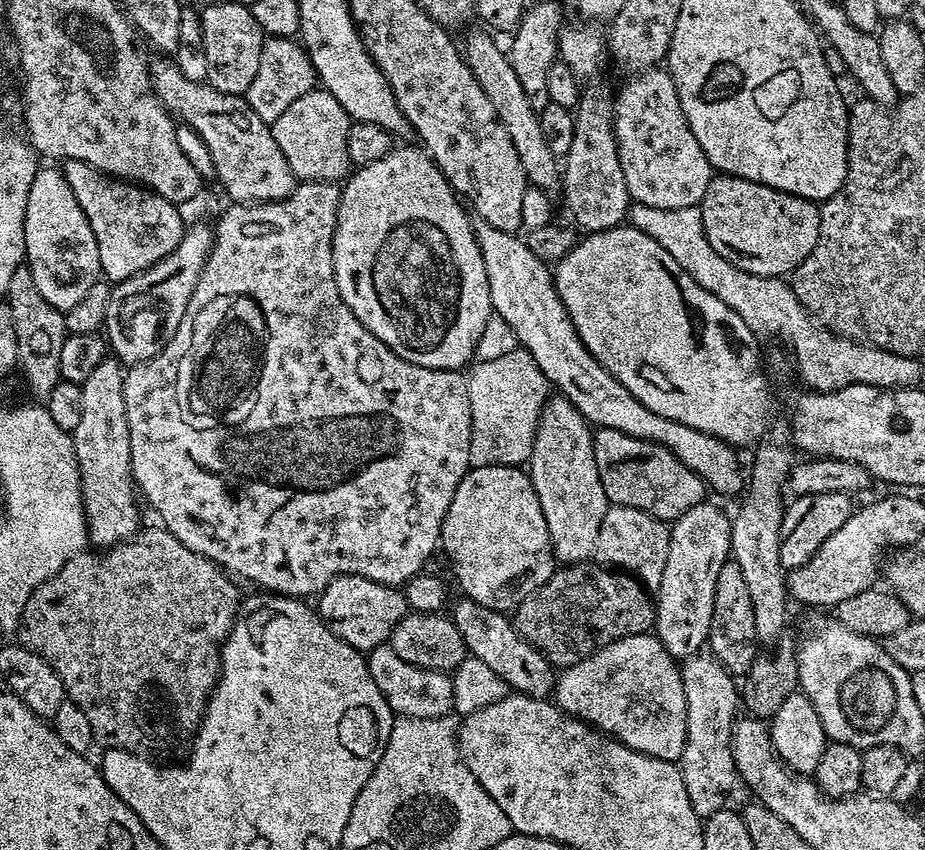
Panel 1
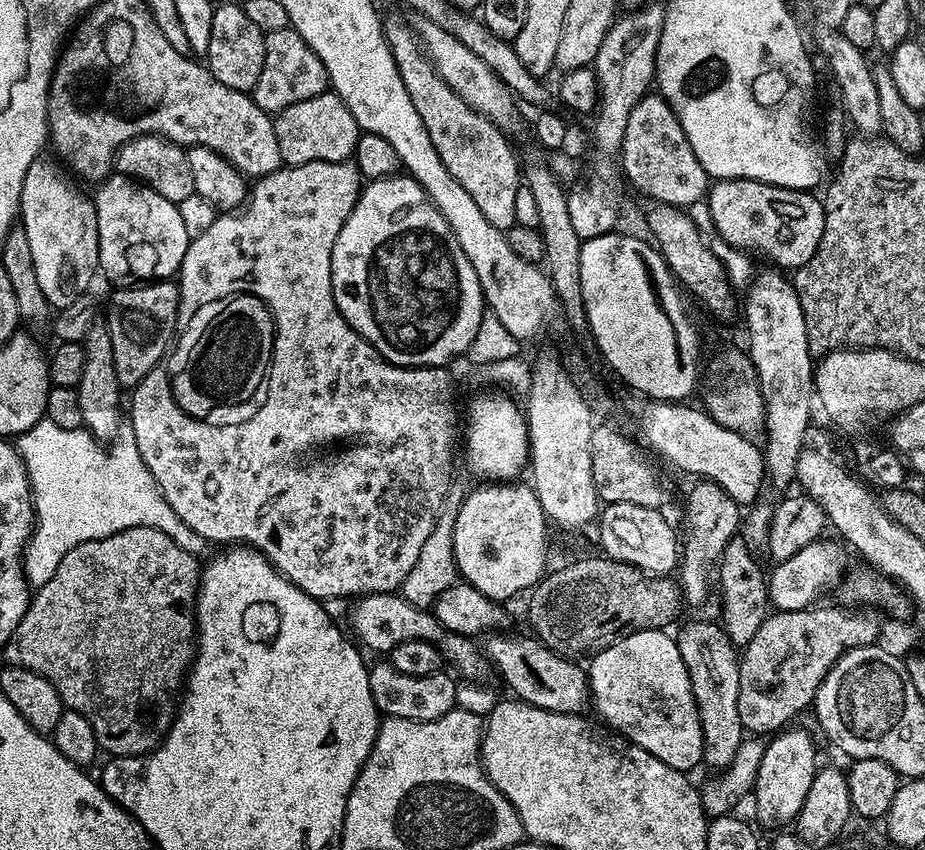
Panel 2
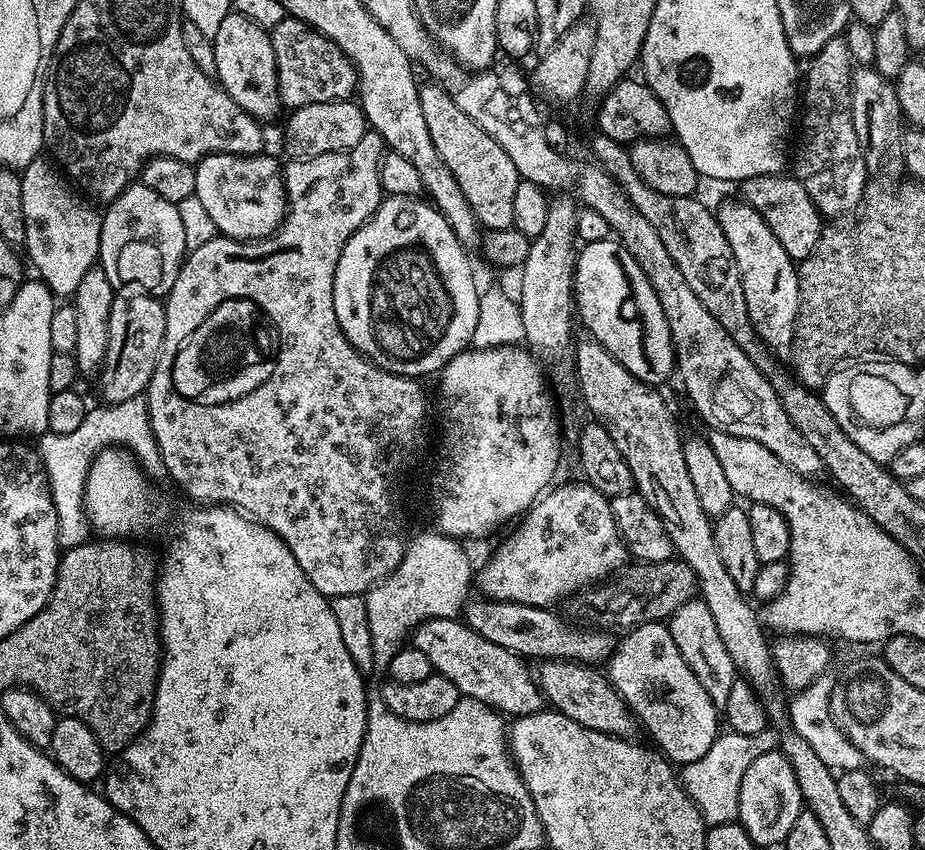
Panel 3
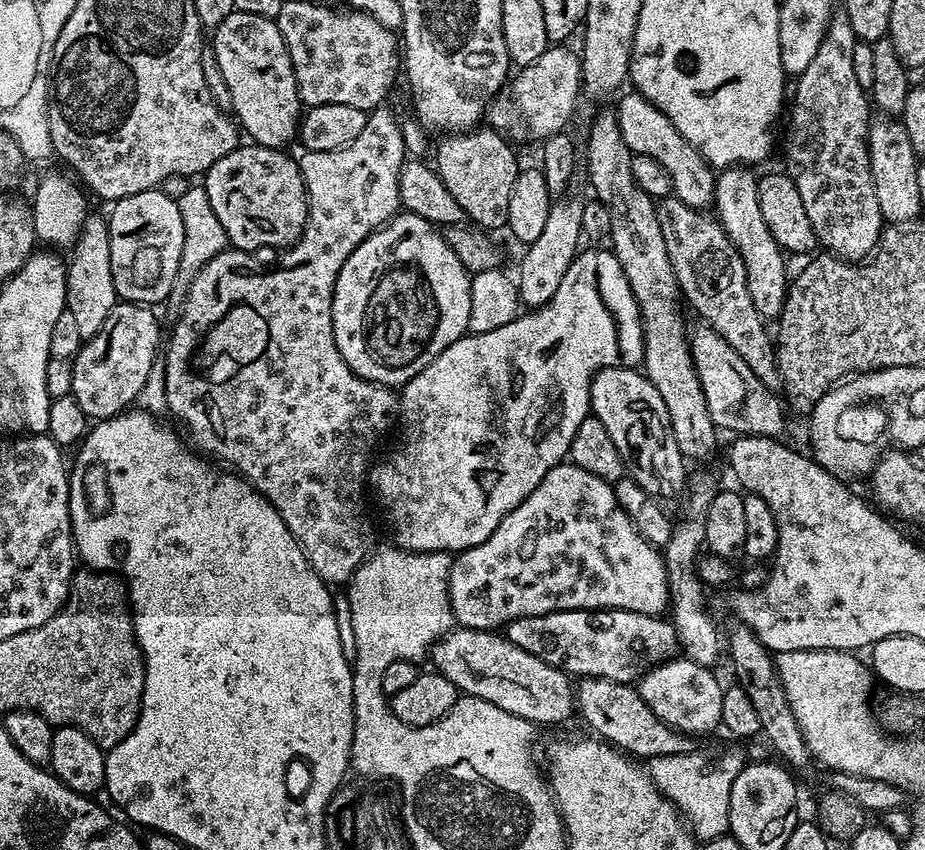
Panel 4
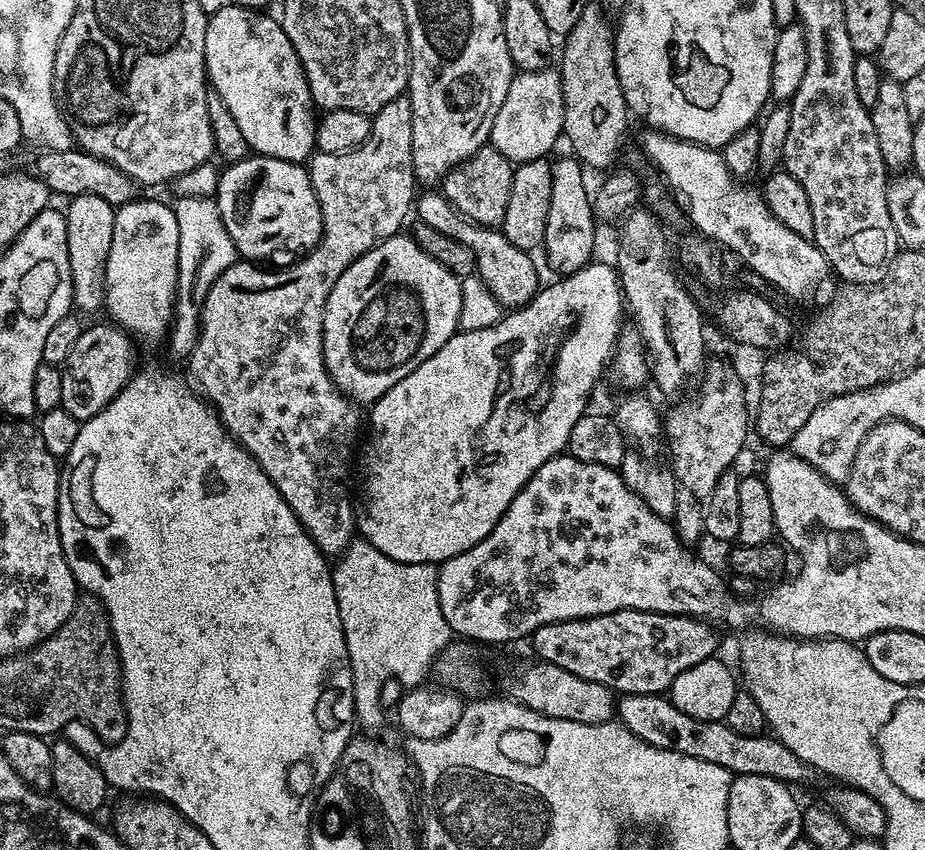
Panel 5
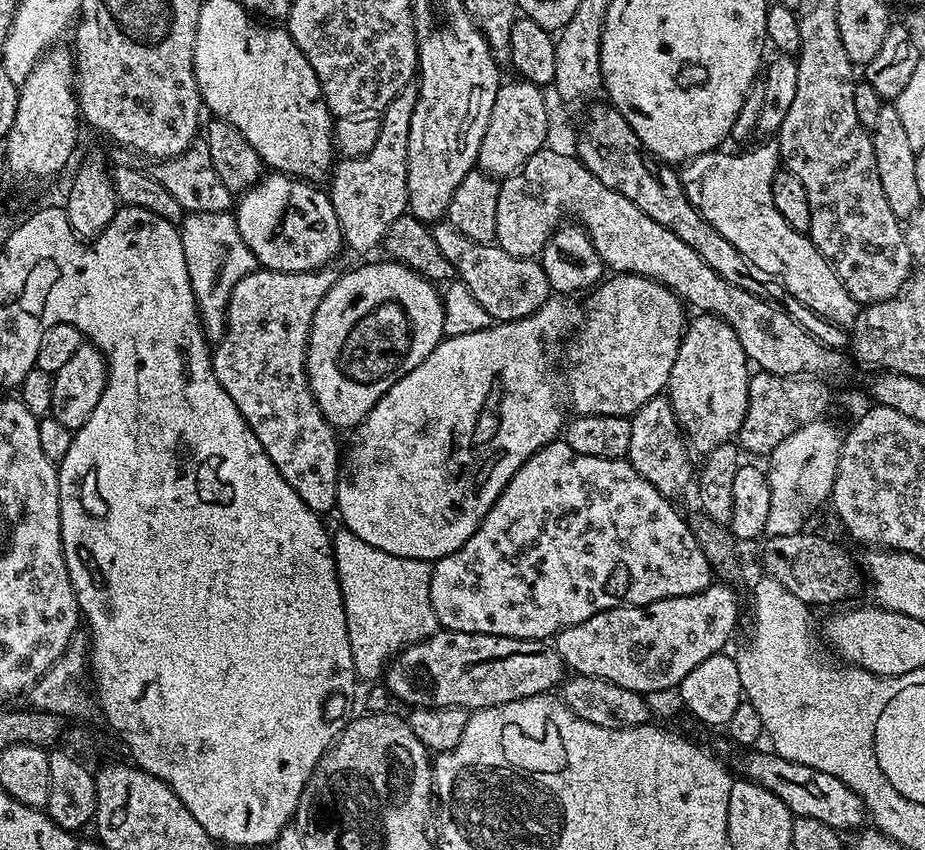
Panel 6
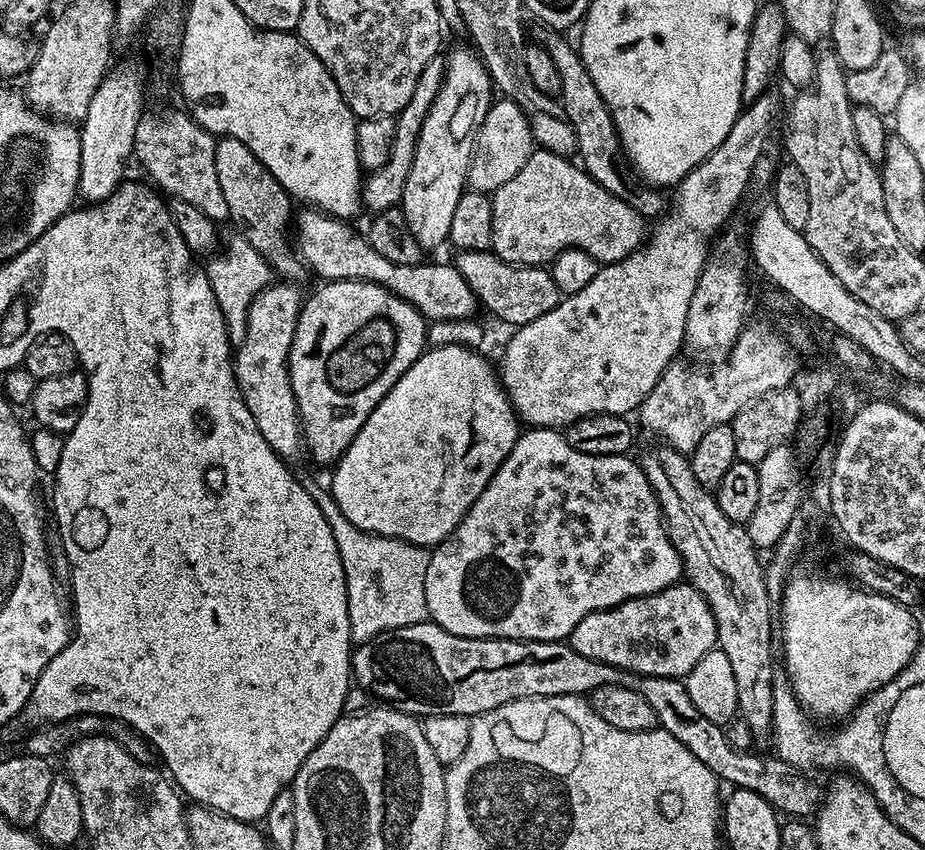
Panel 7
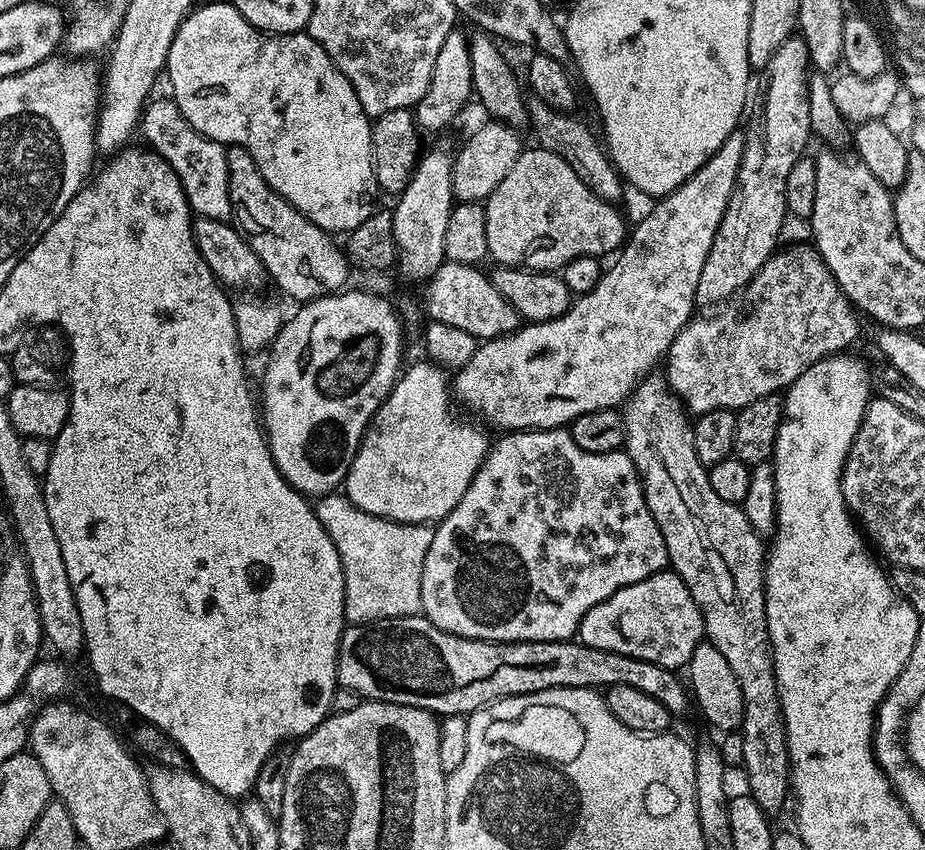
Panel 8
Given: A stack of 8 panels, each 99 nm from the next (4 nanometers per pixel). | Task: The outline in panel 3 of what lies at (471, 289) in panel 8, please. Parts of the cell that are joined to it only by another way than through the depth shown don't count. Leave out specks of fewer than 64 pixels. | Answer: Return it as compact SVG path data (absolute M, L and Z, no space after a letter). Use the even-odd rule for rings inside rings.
M215 152L195 165L196 197L210 213L217 233L232 240L263 240L272 235L288 213L281 161L269 154L231 156Z

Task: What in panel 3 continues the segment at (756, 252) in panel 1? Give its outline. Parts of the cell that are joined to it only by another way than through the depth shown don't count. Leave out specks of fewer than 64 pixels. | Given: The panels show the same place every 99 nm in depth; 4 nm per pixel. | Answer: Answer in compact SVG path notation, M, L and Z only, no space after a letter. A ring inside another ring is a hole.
M795 175L755 176L743 181L739 188L739 195L750 207L758 210L758 214L762 214L766 226L774 230L774 238L782 242L782 250L790 254L793 262L804 260L812 253L822 231L822 217L810 194L806 194L806 186L802 186Z

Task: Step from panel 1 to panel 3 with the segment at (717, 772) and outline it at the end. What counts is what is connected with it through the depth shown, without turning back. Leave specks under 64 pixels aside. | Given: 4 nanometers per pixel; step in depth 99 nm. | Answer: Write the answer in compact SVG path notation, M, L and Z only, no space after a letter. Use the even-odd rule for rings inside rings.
M697 598L678 606L678 610L674 610L674 614L667 621L667 626L674 638L674 646L678 646L678 654L682 654L686 666L694 670L694 678L702 682L703 689L716 709L724 709L730 688L738 679L738 673L734 662L730 662L730 653L727 652L722 637L718 635L718 625L714 623L714 617L710 615L706 602Z

